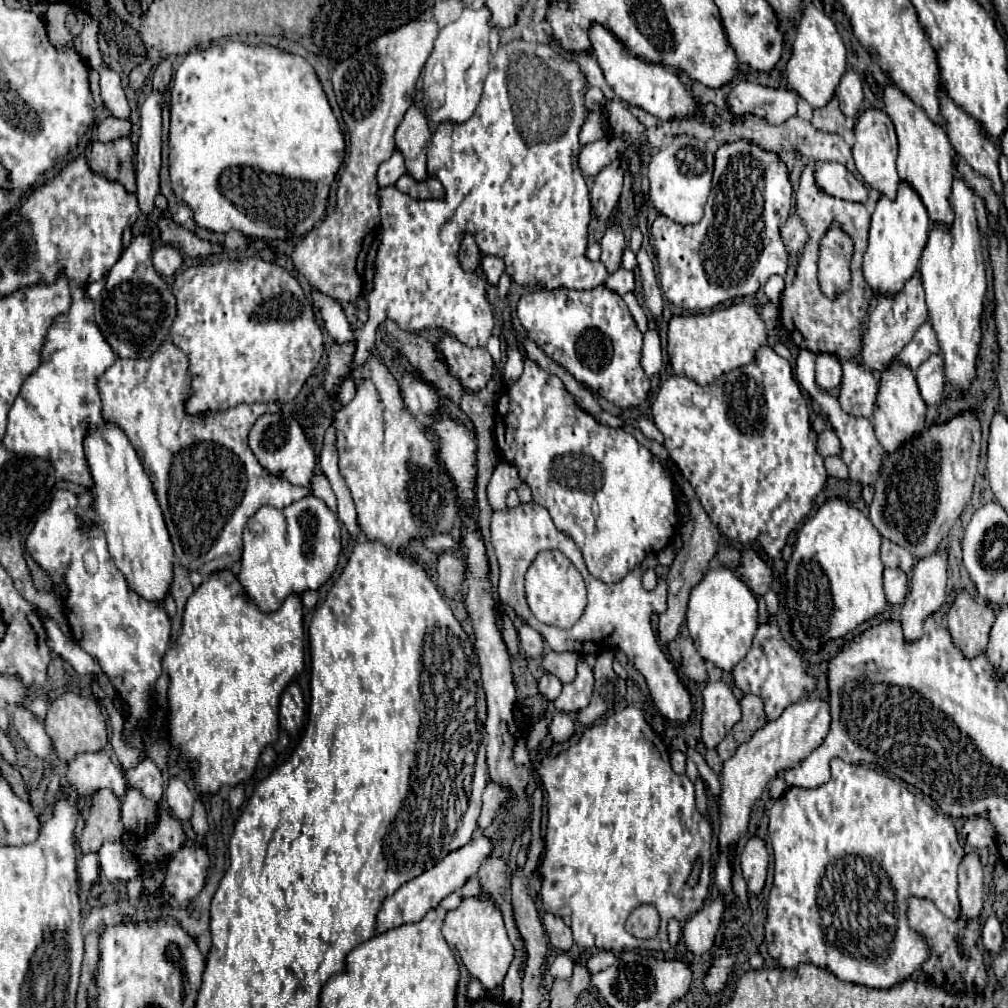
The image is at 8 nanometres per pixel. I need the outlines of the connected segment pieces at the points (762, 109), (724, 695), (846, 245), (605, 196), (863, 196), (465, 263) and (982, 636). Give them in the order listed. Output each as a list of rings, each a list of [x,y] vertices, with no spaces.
[[[749,79],[739,81],[725,103],[735,117],[755,115],[771,125],[779,125],[797,115],[799,95],[791,89],[771,89]]]
[[[717,681],[707,683],[703,689],[703,715],[701,715],[701,737],[707,747],[717,743],[731,731],[741,719],[741,705],[731,689]]]
[[[833,221],[821,239],[819,247],[819,289],[825,297],[833,299],[849,289],[851,271],[849,263],[853,257],[851,237]]]
[[[615,159],[609,163],[591,185],[591,205],[595,207],[595,215],[599,219],[607,219],[617,205],[623,187],[623,175],[627,169],[625,159]]]
[[[825,163],[815,171],[817,185],[827,191],[833,197],[865,203],[867,201],[867,187],[863,181],[859,181],[851,171],[847,171],[841,163]]]
[[[465,235],[463,237],[459,259],[461,259],[461,267],[465,271],[475,271],[479,267],[479,263],[481,263],[481,251],[479,251],[473,235]]]
[[[961,591],[957,595],[955,603],[949,607],[947,619],[953,641],[967,657],[975,657],[981,651],[985,651],[995,615],[995,605],[981,603],[967,591]]]

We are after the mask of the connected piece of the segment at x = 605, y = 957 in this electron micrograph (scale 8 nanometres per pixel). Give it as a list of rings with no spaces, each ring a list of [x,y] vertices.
[[[599,951],[599,953],[595,953],[595,955],[589,957],[587,967],[589,967],[591,973],[599,973],[599,971],[607,969],[613,963],[615,963],[615,955],[611,951]]]

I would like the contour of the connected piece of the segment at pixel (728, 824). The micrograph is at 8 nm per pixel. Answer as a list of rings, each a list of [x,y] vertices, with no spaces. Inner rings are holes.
[[[801,699],[793,705],[789,705],[783,715],[771,723],[767,723],[763,729],[759,729],[749,741],[741,743],[739,749],[727,763],[723,765],[723,771],[719,775],[721,781],[721,793],[719,793],[719,859],[715,865],[715,885],[719,893],[725,897],[727,903],[737,903],[733,893],[733,861],[729,859],[729,847],[737,845],[739,837],[747,833],[749,815],[755,805],[755,801],[763,795],[765,785],[775,777],[775,773],[787,771],[797,767],[827,735],[831,723],[829,715],[829,701],[827,699]]]

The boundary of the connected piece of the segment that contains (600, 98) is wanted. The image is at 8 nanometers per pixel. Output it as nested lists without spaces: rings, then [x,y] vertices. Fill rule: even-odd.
[[[590,87],[585,93],[585,107],[588,111],[602,112],[606,98],[602,91],[596,87]]]

